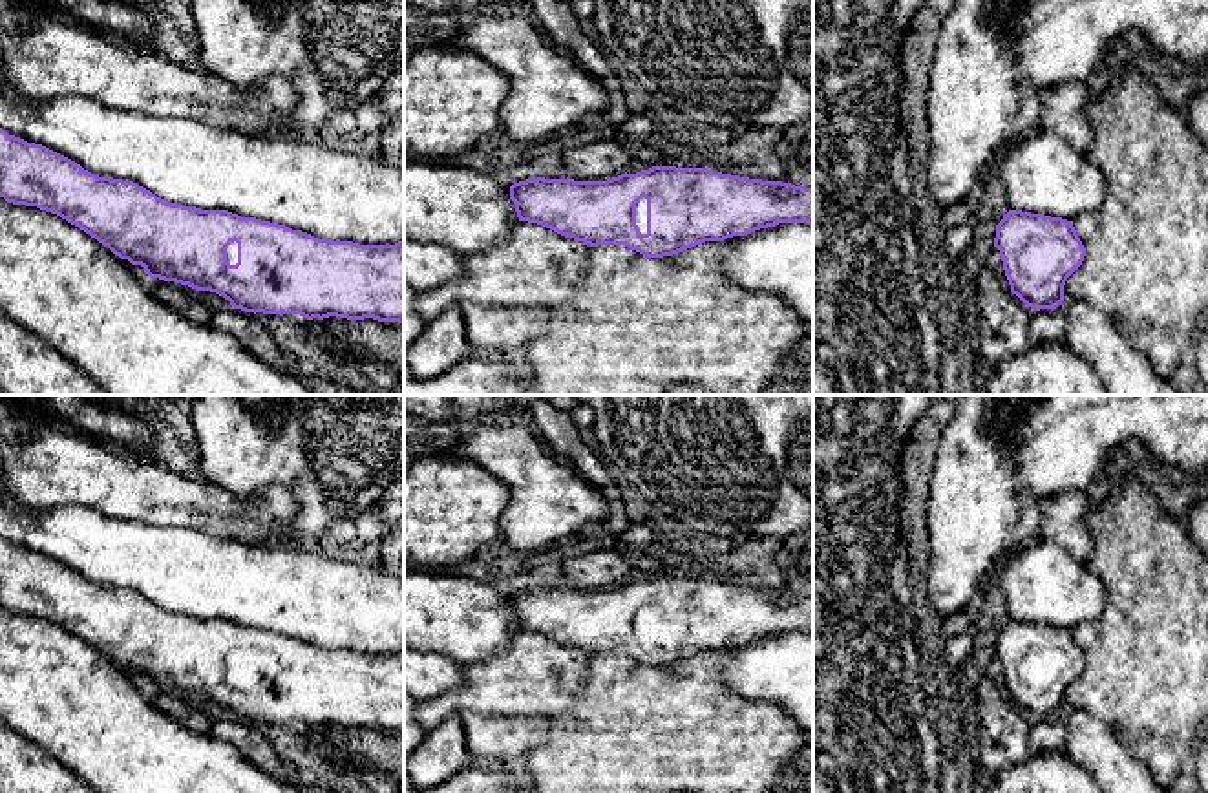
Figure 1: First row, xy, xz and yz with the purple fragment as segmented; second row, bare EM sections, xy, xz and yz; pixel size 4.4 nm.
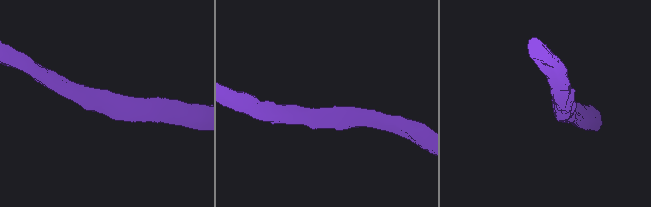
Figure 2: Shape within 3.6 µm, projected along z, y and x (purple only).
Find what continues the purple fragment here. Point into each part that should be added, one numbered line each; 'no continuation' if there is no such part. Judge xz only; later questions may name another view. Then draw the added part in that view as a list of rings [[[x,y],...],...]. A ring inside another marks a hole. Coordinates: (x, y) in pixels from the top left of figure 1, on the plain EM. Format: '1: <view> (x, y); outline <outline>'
1: xz (642, 614); outline [[[641,607],[636,612],[636,634],[641,643],[647,643],[647,608],[645,607]]]

